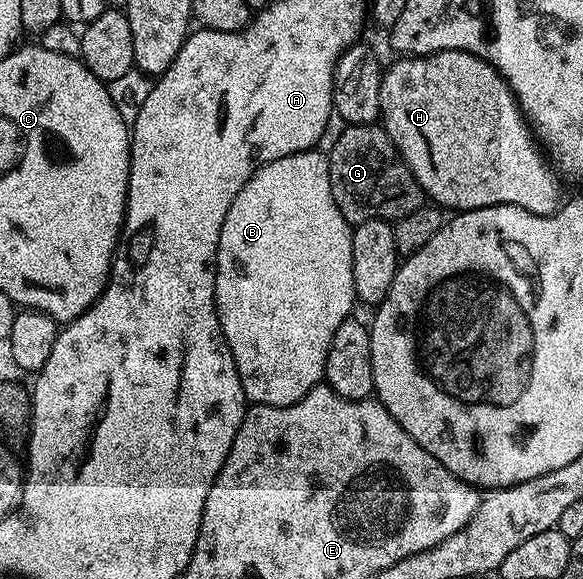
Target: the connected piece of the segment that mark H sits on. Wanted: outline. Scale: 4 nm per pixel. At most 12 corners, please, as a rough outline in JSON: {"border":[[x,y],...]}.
{"border":[[397,58],[380,123],[426,197],[551,216],[558,173],[509,83]]}

